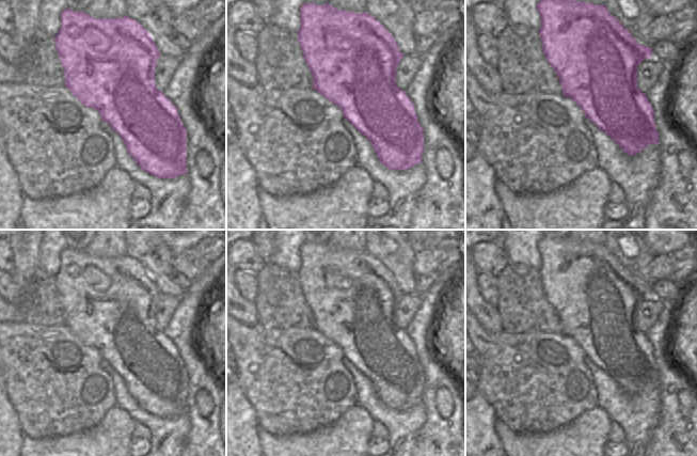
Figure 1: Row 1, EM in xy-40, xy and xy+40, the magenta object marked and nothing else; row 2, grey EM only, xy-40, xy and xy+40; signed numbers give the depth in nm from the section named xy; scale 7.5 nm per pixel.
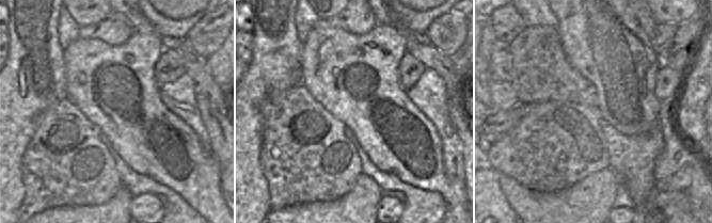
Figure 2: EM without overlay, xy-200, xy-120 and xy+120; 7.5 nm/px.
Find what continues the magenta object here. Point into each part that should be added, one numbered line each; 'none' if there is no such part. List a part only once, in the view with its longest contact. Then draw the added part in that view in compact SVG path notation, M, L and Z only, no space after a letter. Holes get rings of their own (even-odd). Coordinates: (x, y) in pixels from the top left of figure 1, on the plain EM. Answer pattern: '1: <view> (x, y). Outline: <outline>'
none

